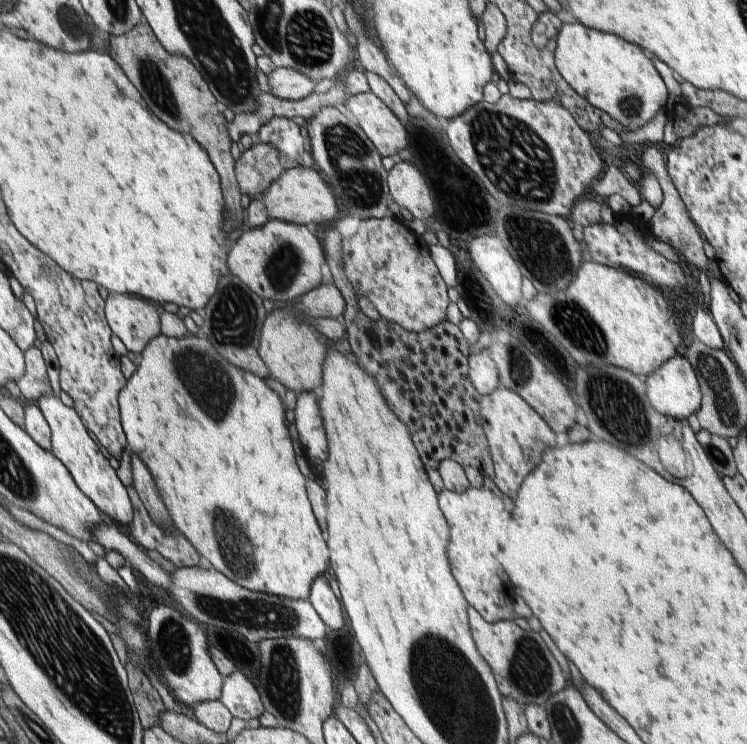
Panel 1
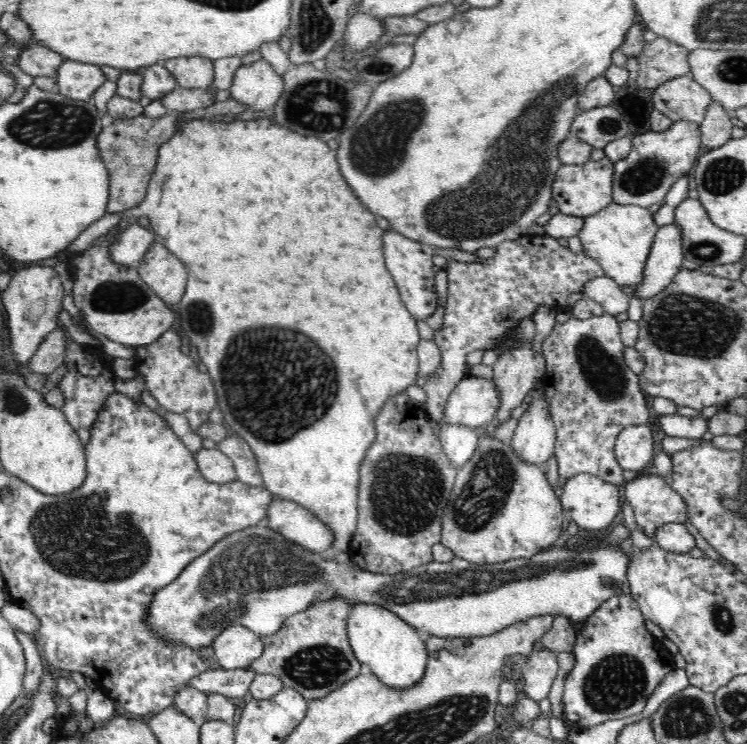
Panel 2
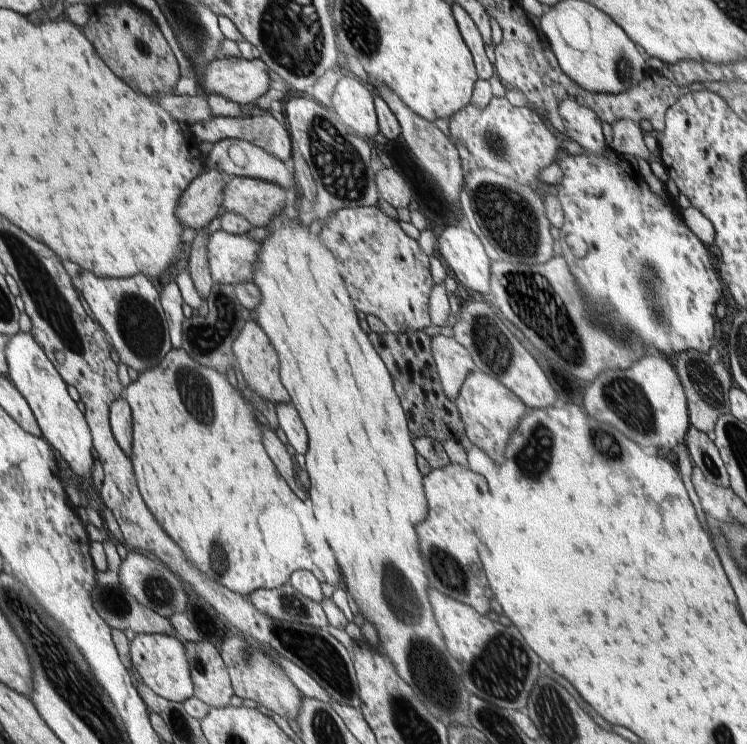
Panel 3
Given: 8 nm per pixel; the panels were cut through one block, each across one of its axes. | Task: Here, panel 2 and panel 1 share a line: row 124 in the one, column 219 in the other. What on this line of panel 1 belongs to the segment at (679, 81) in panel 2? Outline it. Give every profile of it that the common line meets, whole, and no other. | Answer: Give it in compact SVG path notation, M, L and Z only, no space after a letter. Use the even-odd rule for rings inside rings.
M241 671L225 677L221 697L218 699L233 717L248 721L260 718L264 710L261 696L254 684Z

